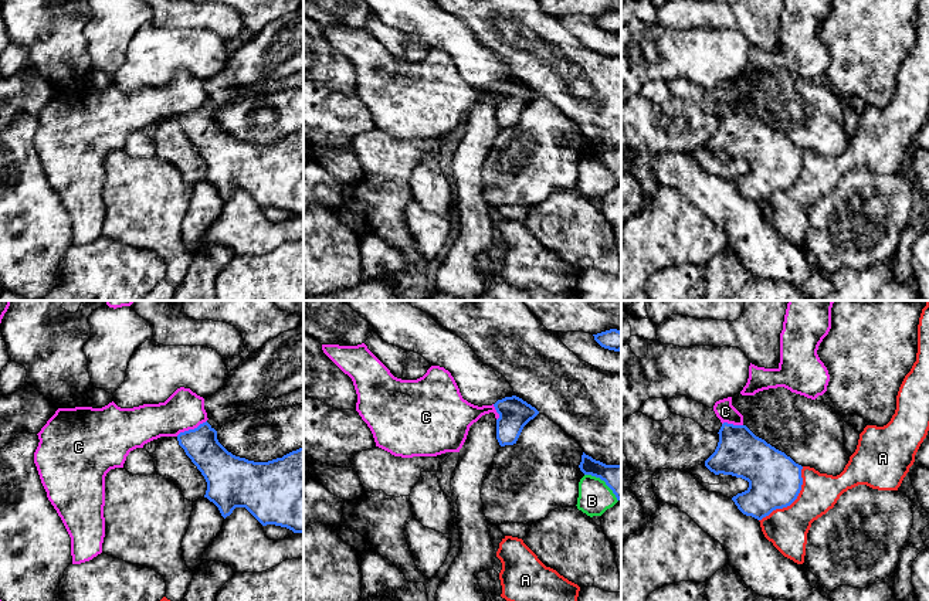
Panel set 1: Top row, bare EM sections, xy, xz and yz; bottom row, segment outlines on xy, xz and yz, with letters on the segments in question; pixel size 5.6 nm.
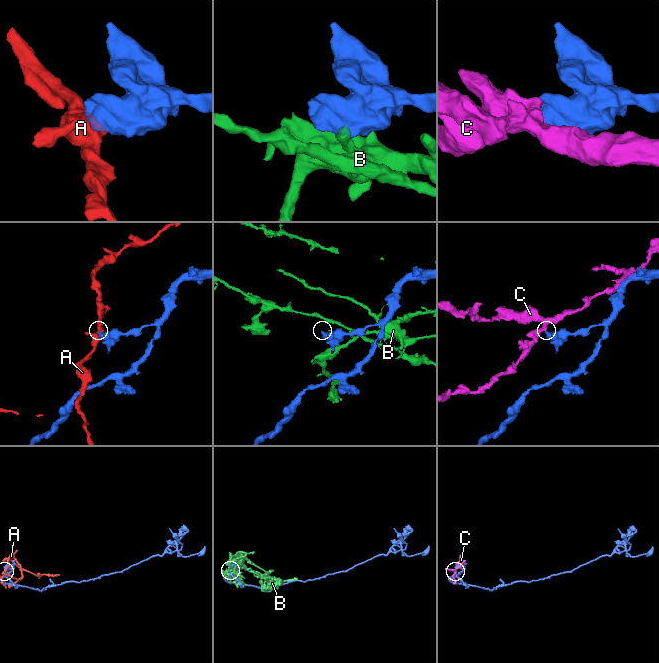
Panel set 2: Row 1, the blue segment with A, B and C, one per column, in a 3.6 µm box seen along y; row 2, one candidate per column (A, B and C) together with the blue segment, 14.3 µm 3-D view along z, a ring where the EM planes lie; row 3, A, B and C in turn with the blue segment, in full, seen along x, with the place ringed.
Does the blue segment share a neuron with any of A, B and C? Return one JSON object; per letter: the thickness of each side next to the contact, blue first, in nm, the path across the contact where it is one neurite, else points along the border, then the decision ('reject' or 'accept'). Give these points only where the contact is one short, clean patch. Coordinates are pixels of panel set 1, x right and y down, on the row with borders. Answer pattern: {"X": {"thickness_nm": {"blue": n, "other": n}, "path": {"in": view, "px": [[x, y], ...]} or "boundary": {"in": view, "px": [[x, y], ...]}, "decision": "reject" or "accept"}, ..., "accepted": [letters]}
{"A": {"thickness_nm": {"blue": 300, "other": 240}, "decision": "reject"}, "B": {"thickness_nm": {"blue": 160, "other": 190}, "boundary": {"in": "xz", "px": [[585, 474], [599, 476], [617, 501]]}, "decision": "reject"}, "C": {"thickness_nm": {"blue": 200, "other": 220}, "boundary": {"in": "xy", "px": [[206, 420], [176, 435]]}, "decision": "reject"}, "accepted": []}

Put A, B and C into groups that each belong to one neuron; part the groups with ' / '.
A / B / C

